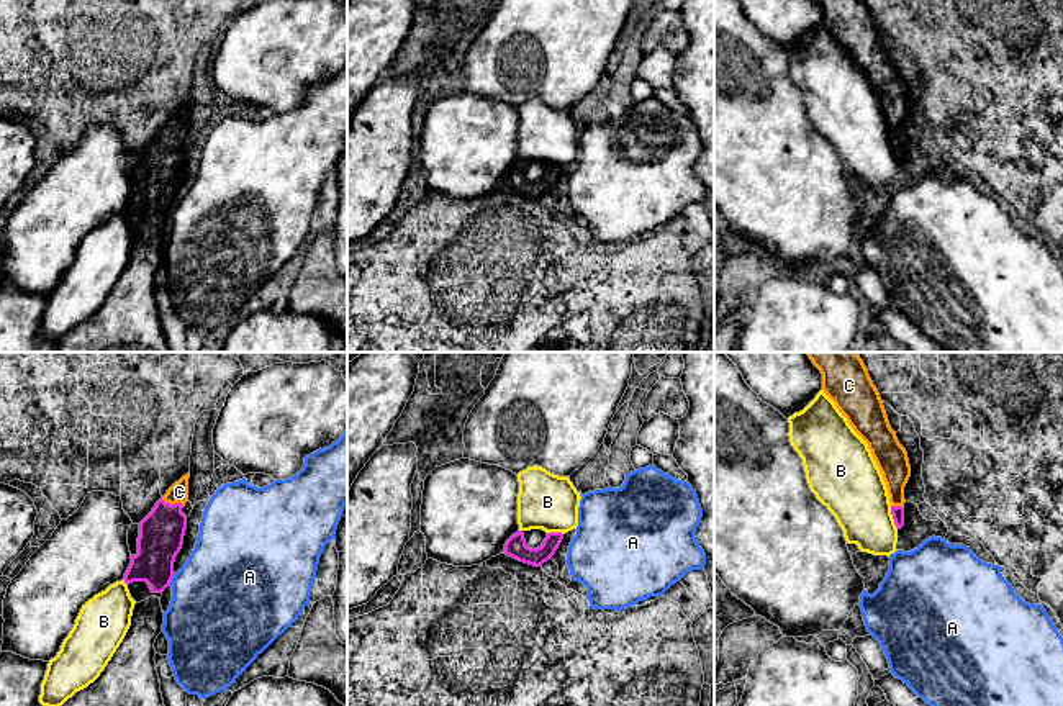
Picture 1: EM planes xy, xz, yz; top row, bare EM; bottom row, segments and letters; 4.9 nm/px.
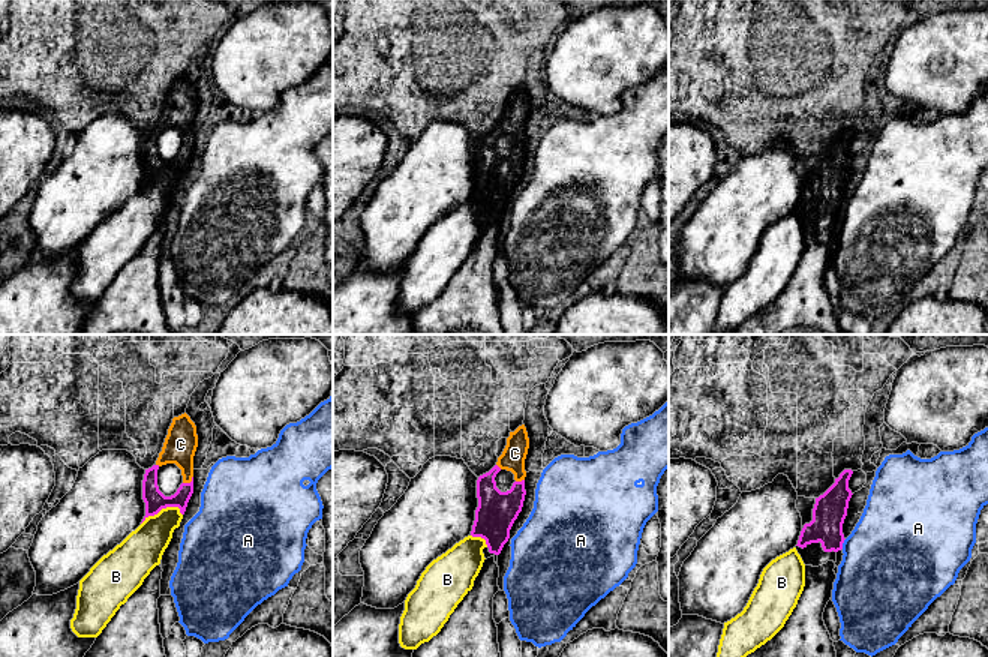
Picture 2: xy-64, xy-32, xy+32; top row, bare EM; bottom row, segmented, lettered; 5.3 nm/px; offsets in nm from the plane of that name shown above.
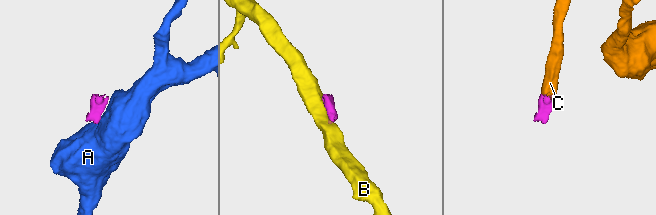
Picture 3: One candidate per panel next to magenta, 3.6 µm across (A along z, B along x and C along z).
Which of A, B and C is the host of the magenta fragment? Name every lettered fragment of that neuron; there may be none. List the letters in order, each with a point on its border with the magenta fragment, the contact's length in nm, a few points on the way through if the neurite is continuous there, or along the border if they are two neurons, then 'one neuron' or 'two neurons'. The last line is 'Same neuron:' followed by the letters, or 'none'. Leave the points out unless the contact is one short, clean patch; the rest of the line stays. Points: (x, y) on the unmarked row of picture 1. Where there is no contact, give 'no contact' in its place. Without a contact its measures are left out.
A: meets magenta in xy at (172, 210); contact 70 nm long; border along xy (176, 207), (169, 217); two neurons
B: meets magenta in yz at (893, 151); contact 120 nm long; two neurons
C: meets magenta in xy at (172, 138); contact 120 nm long; runs through xy (161, 166), (172, 138), (179, 125); one neuron
Same neuron: C

